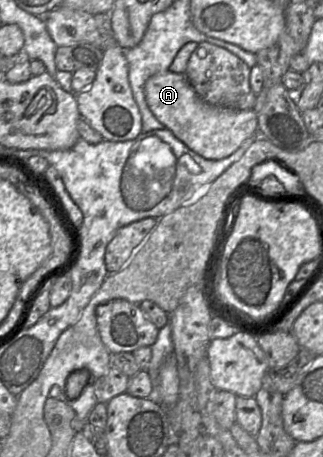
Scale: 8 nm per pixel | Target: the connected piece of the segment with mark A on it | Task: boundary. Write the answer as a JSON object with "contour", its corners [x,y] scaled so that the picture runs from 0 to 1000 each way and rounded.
{"contour":[[[526,153],[467,166],[449,182],[452,223],[483,256],[585,326],[647,350],[687,350],[799,289],[799,249],[783,241],[669,234],[628,221],[573,162]]]}

